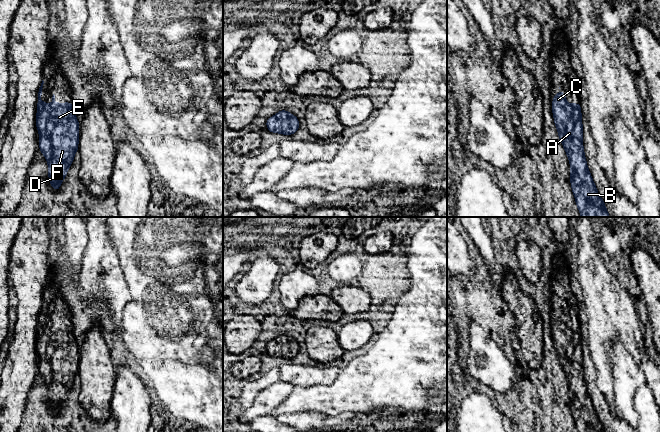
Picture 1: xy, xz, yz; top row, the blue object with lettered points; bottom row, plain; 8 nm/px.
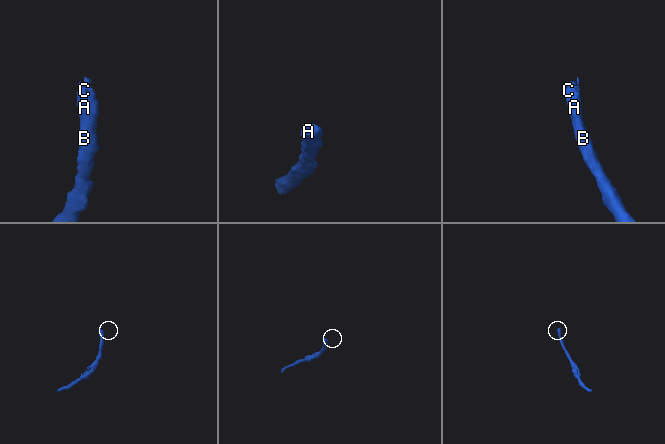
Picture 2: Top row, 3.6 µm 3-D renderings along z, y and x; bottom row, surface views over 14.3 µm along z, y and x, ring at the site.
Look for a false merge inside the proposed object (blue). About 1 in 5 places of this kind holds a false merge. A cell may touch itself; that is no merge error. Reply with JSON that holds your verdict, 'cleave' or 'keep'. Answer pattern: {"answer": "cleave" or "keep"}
{"answer": "keep"}

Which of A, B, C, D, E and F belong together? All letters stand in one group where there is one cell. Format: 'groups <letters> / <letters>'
groups A B C D E F

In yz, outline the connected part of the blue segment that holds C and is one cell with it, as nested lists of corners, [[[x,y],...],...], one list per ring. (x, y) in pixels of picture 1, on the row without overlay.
[[[558,316],[553,320],[552,337],[559,363],[570,386],[570,406],[577,432],[606,432],[603,423],[598,418],[597,411],[595,410],[585,383],[581,328],[569,328],[565,324],[566,320],[566,316]]]

